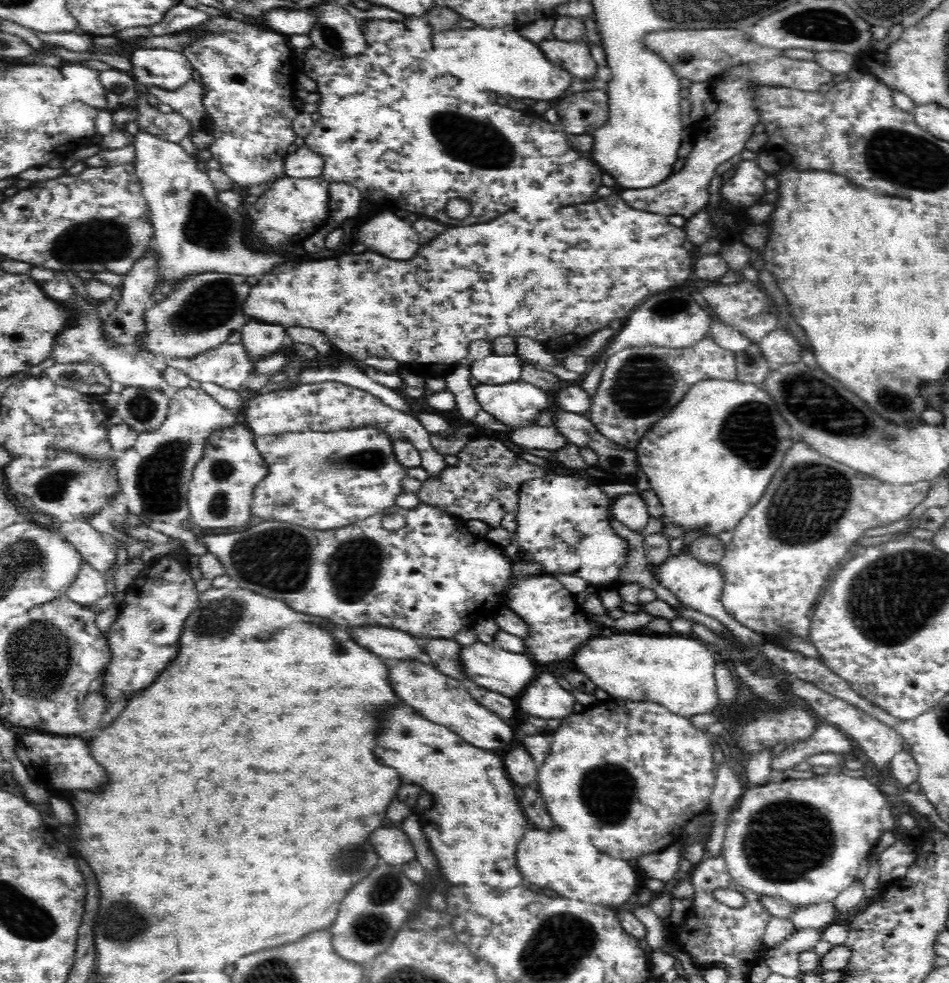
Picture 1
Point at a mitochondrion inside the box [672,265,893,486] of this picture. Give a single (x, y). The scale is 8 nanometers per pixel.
(750, 432)

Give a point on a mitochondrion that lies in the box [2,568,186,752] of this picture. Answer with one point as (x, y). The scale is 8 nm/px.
(39, 656)

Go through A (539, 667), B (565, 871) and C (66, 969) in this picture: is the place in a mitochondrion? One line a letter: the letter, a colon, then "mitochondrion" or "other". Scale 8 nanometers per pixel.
A: other
B: other
C: other

